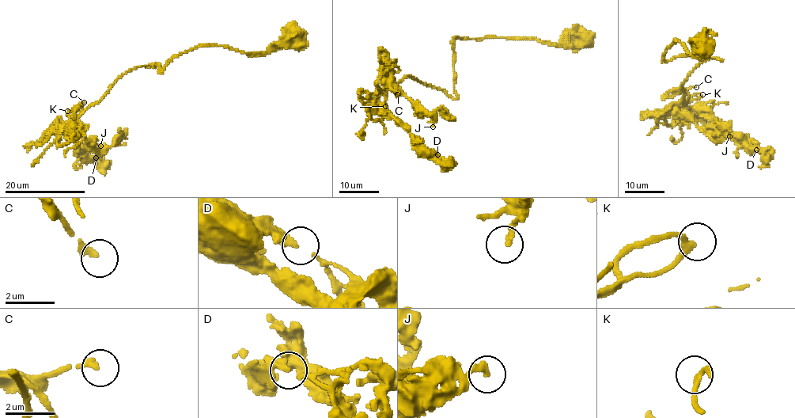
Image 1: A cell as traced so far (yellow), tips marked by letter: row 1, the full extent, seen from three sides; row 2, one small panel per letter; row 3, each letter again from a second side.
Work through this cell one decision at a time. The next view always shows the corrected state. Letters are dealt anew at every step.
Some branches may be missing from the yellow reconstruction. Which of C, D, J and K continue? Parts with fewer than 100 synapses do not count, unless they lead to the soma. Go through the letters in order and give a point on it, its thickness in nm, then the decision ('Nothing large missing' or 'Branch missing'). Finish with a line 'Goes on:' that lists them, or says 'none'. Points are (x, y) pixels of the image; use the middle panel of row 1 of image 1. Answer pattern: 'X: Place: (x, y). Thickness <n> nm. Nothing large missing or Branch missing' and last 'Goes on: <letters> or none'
C: Place: (397, 94). Thickness 240 nm. Branch missing
D: Place: (437, 154). Thickness 320 nm. Nothing large missing
J: Place: (433, 127). Thickness 240 nm. Nothing large missing
K: Place: (385, 106). Thickness 190 nm. Nothing large missing
Goes on: C

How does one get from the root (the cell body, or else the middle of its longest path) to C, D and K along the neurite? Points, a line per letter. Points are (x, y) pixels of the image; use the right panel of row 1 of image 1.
C: (706, 47), (689, 54), (674, 39), (663, 56), (722, 60), (697, 66), (683, 101), (696, 87)
D: (706, 47), (689, 54), (674, 39), (663, 55), (722, 60), (697, 66), (682, 100), (756, 150)
K: (706, 47), (689, 54), (674, 39), (663, 58), (722, 60), (699, 63), (682, 83), (683, 101), (702, 94)

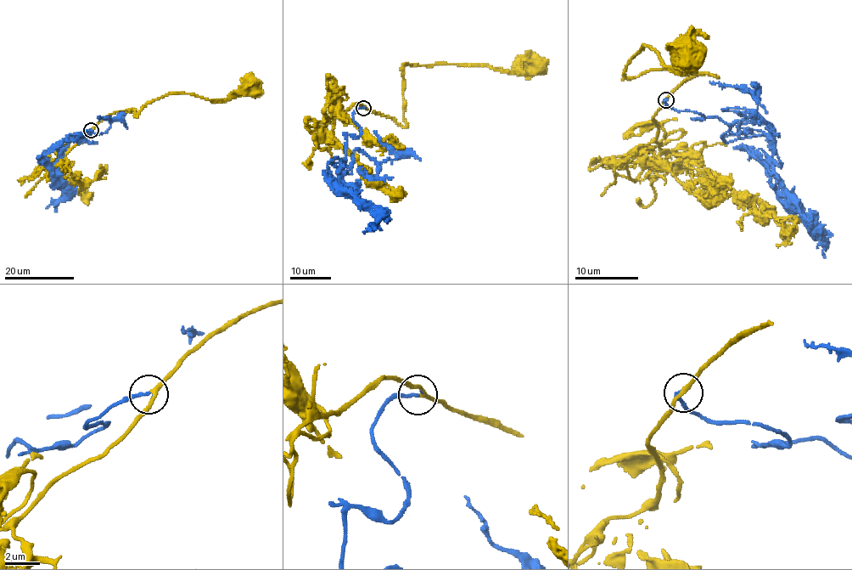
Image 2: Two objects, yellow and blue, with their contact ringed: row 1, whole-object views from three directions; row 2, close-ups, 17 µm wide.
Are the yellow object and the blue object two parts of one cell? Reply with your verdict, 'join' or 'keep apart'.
join

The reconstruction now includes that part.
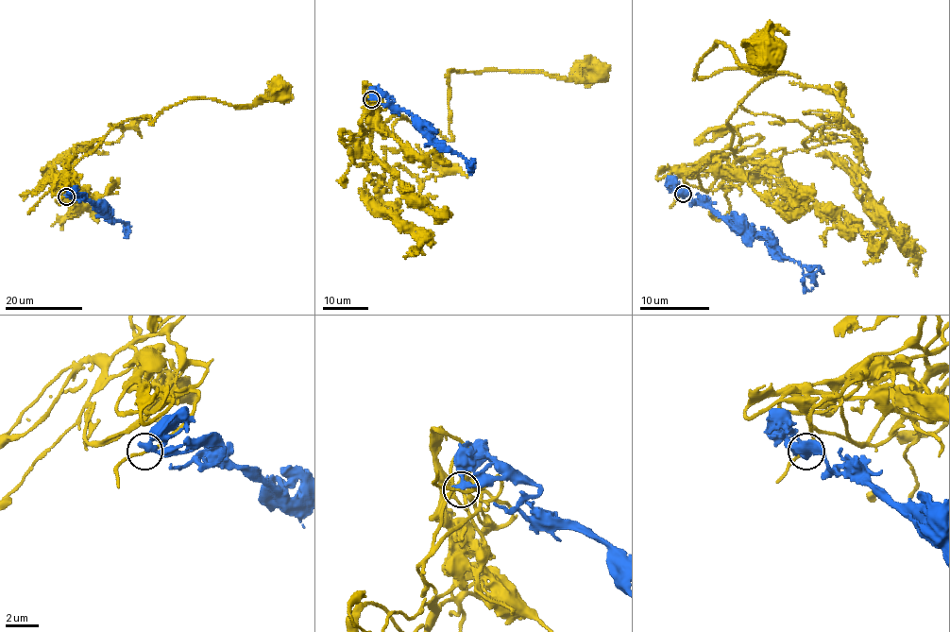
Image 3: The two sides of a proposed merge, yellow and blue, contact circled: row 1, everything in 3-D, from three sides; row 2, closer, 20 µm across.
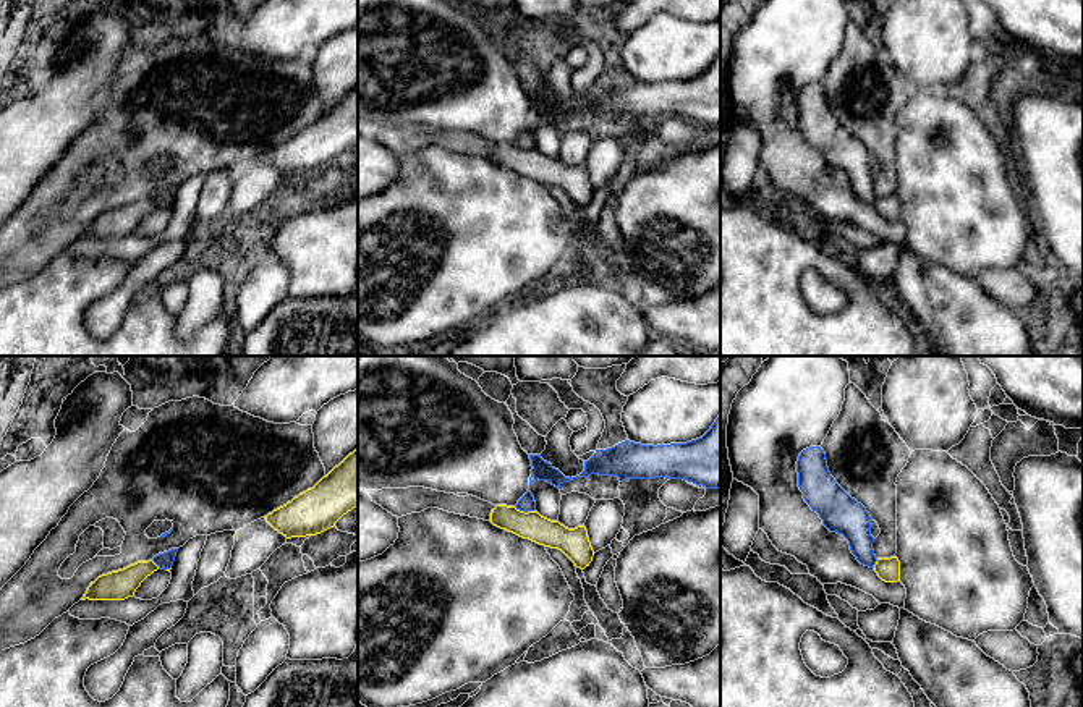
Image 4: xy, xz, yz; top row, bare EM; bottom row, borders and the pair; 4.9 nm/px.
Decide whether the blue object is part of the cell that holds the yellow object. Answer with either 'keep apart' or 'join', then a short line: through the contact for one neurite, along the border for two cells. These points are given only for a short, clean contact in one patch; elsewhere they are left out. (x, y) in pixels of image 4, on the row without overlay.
join | xz (533, 164), (523, 149), (526, 141)

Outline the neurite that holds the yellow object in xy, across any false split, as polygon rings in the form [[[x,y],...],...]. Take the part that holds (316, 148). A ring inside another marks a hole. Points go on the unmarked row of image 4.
[[[358,86],[312,126],[269,150],[265,159],[287,176],[321,171],[358,144]]]

